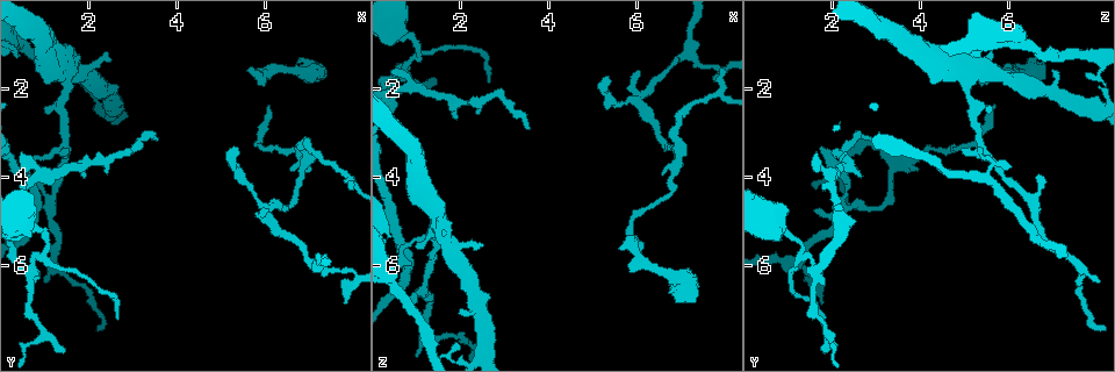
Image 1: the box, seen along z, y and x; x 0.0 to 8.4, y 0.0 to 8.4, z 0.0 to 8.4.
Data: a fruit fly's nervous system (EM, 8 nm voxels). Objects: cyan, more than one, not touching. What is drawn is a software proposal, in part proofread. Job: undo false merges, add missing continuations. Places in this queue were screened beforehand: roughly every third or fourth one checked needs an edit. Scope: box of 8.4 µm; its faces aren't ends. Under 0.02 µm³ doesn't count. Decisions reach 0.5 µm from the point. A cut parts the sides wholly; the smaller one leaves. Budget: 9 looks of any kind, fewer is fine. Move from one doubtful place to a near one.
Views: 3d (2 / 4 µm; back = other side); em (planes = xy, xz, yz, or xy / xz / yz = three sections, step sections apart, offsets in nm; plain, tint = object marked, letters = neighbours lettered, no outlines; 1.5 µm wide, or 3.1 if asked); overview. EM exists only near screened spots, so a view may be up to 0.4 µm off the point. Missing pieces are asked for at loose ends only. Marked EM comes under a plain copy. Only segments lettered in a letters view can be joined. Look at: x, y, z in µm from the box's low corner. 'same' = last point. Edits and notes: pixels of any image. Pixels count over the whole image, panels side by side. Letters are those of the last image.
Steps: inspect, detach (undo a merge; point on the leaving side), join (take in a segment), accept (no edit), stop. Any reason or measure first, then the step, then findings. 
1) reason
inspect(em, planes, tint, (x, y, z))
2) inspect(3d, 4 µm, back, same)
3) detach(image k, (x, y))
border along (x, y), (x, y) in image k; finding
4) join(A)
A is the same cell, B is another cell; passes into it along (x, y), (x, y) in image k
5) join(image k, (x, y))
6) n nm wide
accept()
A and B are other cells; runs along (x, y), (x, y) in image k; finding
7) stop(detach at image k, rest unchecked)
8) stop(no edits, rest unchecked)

an open end
inspect(3d, 2 µm, back, (1.90, 4.00, 2.70))

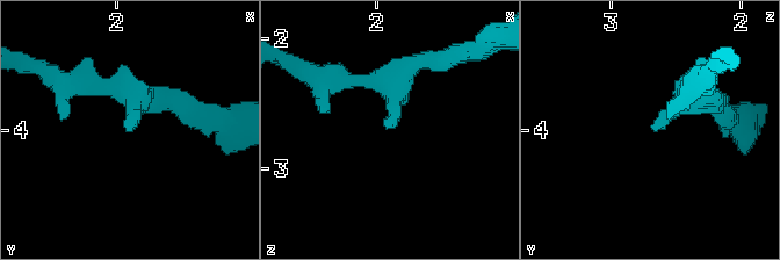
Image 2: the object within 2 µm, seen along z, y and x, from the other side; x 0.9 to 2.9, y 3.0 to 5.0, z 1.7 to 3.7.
arms of 180, 190 nm; need the tissue
inspect(em, xy, step 4, letters, (1.94, 4.00, 2.66))

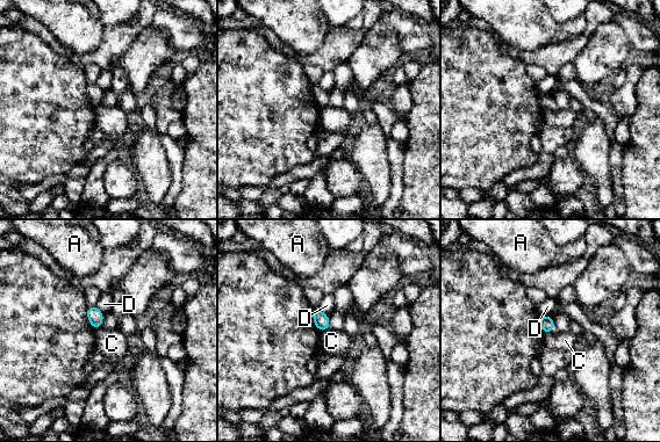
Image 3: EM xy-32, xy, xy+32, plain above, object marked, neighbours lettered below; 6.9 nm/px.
inspect(em, planes, letters, same)

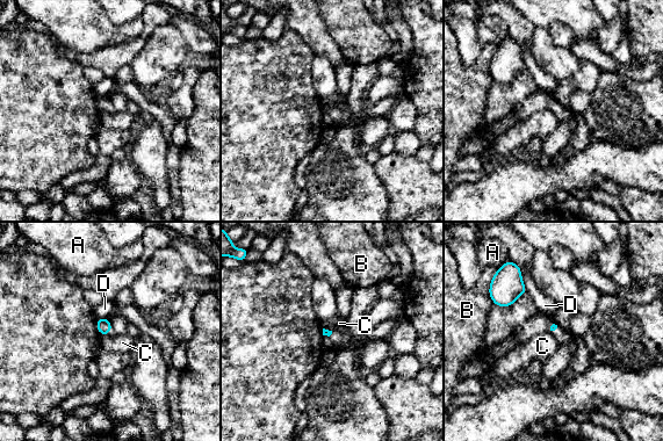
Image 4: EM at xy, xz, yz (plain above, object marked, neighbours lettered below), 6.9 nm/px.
accept()
A, B, C and D are other cells; border along (108, 334), (100, 335) in image 4; none of them fits

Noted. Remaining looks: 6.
free end
inspect(em, xy, step 4, letters, (3.55, 3.15, 2.95))

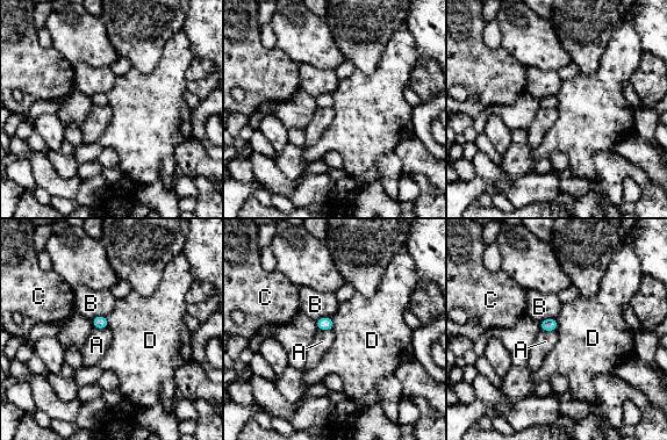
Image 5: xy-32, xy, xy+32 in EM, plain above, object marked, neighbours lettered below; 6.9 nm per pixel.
accept()
A, B, C and D are other cells; border along (93, 326), (107, 327) in image 5; no lettered segment goes on from it

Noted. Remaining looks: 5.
abrupt turn
inspect(3d, 2 µm, (0.60, 3.95, 5.55))

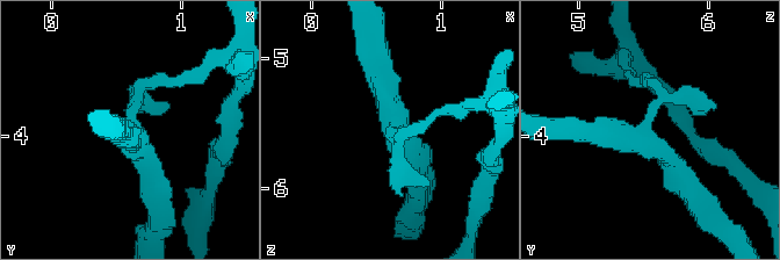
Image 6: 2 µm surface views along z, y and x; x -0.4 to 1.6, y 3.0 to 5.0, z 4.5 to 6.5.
shape alone is not enough
inspect(em, planes, letters, (0.64, 3.92, 5.48))

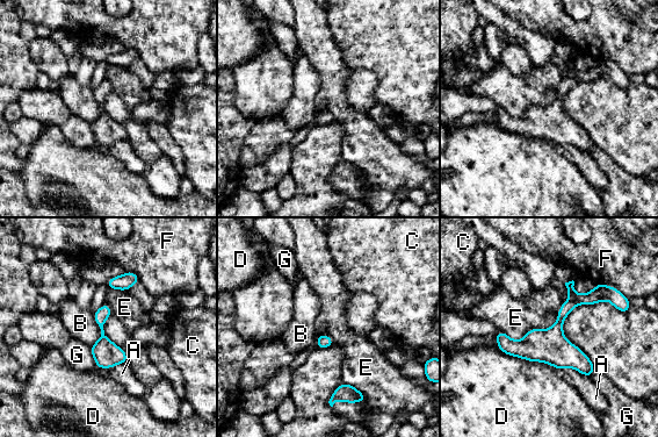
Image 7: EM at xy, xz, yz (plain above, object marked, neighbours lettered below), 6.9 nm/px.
90 nm wide
detach(image 7, (556, 331))
A, B, C, D, E, F and G are other cells; two cells meet here

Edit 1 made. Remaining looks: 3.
inspect(overview)

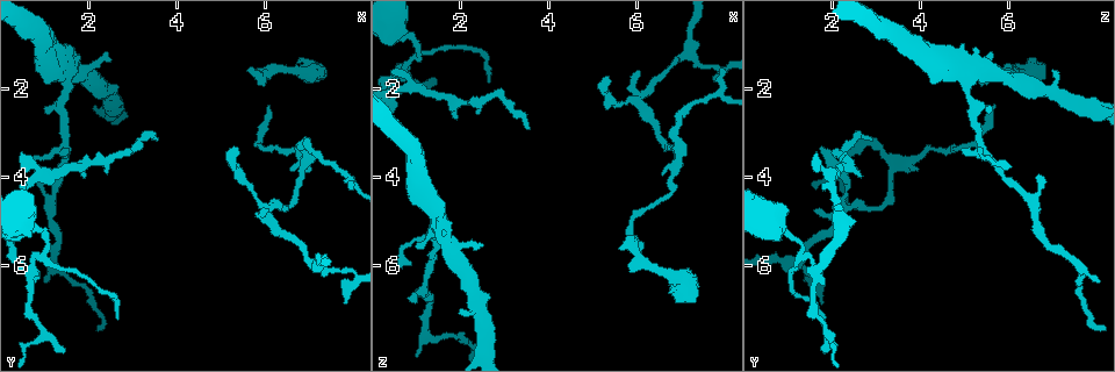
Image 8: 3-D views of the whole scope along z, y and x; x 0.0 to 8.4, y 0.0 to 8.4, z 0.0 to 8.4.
sharp bend
inspect(em, planes, letters, (7.90, 6.15, 1.60))

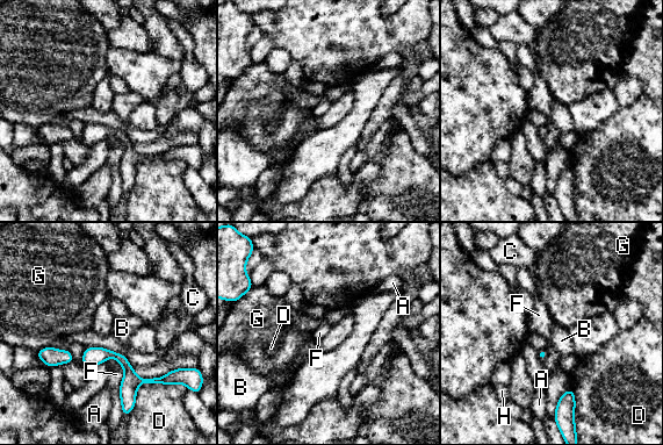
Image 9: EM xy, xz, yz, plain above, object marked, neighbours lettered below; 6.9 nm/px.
accept()
A, B, C, D, F, G and H are other cells; runs along (86, 353), (115, 354), (137, 380), (173, 377) in image 9; all the same cell

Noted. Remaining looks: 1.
stop(detach at image 7, rest unchecked)

